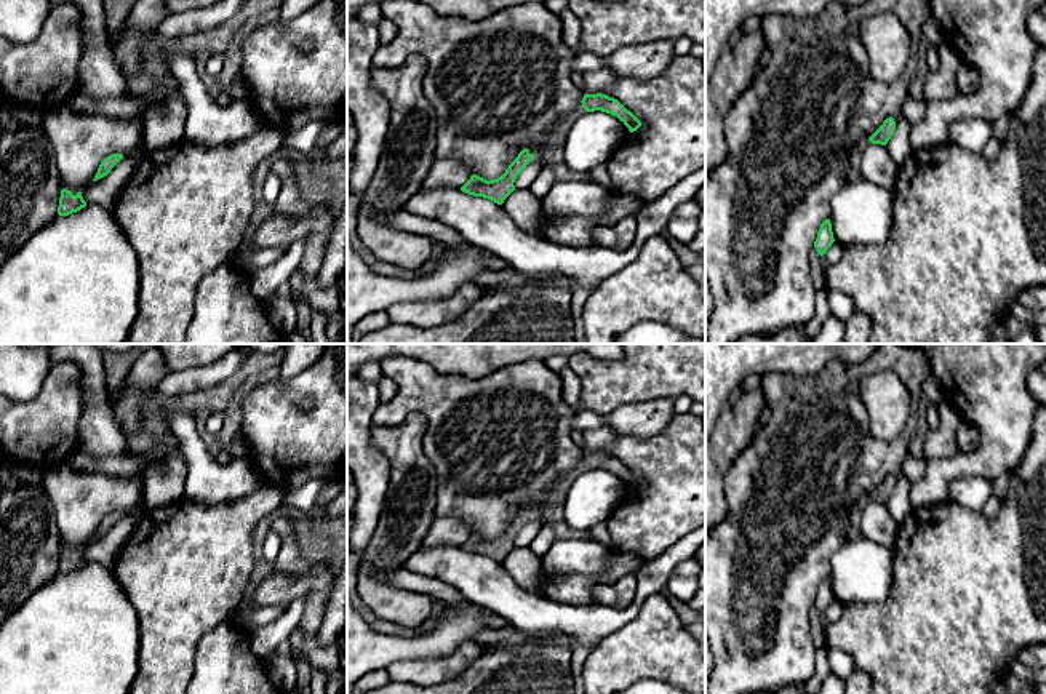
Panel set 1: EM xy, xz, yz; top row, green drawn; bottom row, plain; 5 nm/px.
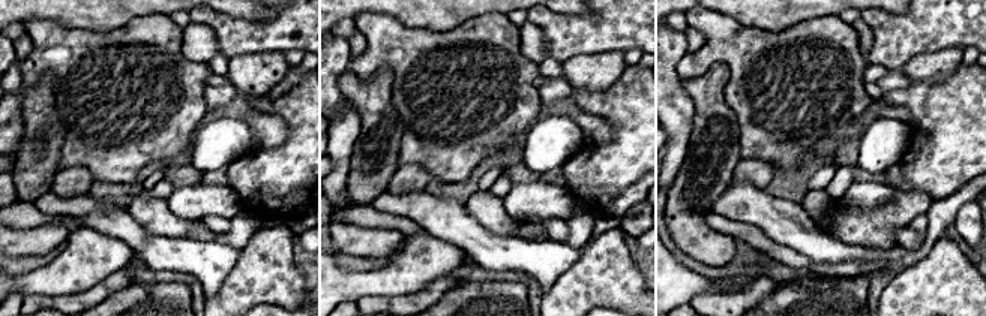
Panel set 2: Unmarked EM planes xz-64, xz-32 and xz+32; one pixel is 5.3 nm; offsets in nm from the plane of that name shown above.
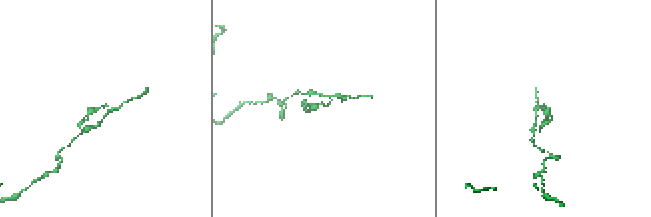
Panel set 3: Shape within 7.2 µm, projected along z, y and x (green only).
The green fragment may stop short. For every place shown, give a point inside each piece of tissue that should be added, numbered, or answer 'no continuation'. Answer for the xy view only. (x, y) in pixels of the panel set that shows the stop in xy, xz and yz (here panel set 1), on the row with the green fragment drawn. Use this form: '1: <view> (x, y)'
no continuation

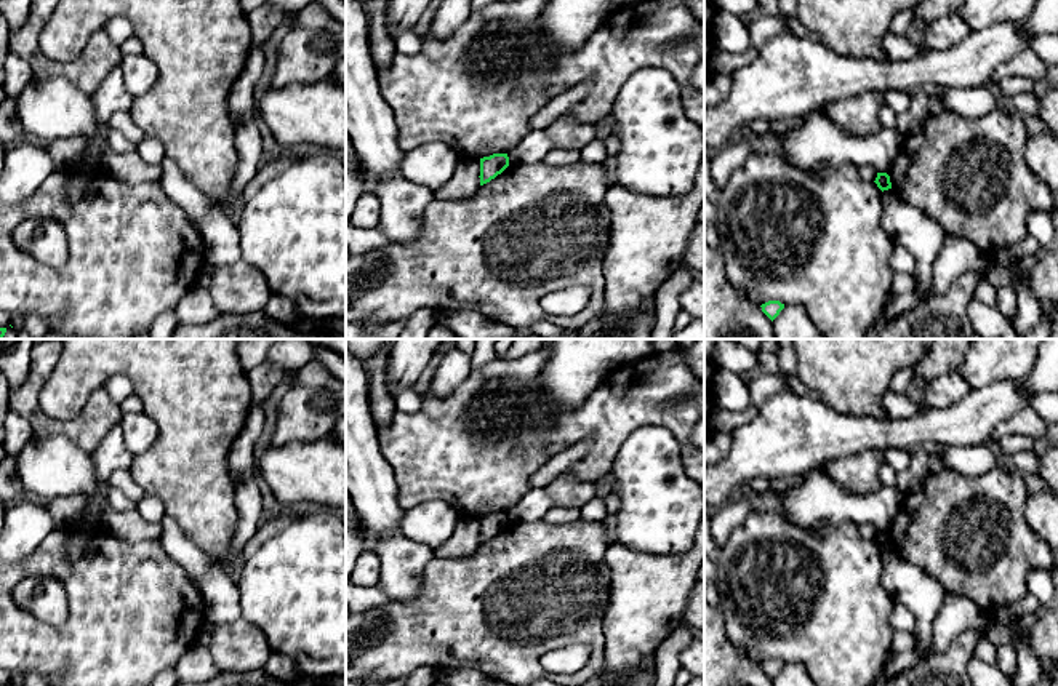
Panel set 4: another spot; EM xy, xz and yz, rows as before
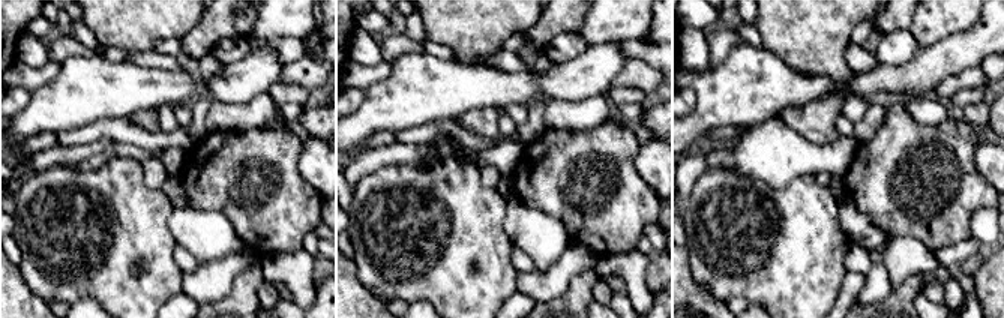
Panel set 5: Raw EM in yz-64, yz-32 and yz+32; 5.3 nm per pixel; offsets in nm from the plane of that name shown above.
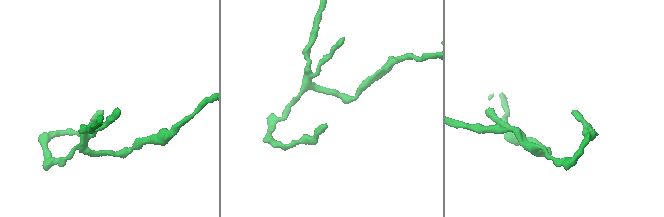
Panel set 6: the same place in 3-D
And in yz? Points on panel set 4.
no continuation

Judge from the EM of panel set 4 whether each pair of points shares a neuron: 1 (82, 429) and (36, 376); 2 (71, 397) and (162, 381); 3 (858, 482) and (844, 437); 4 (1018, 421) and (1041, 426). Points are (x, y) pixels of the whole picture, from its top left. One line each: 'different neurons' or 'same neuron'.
1: same neuron
2: same neuron
3: different neurons
4: same neuron

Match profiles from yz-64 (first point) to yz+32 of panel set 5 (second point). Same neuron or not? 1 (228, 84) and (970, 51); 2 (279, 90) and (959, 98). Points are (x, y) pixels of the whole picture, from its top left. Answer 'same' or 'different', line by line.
1: same
2: same

